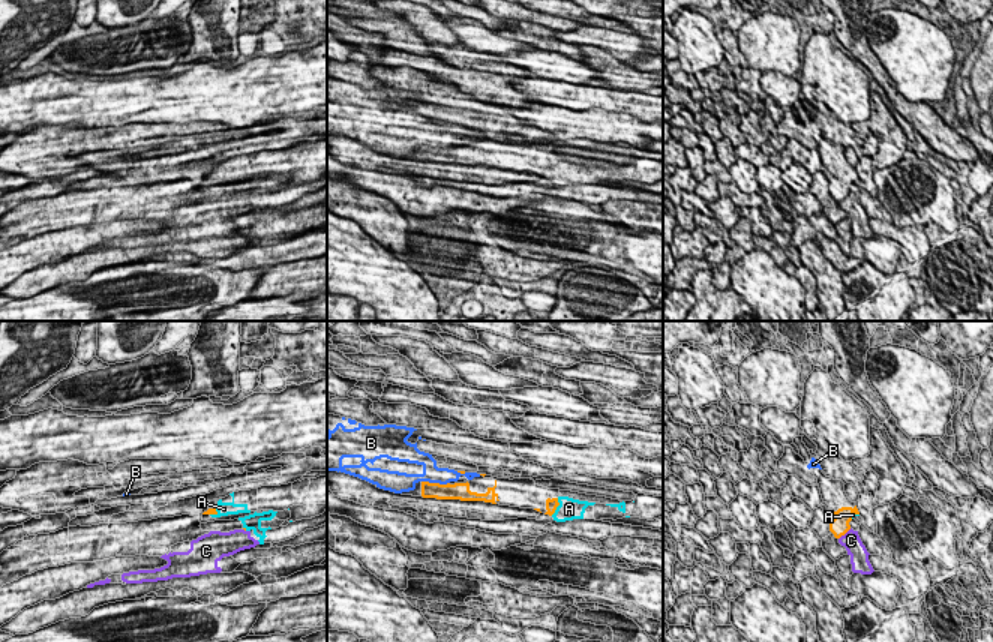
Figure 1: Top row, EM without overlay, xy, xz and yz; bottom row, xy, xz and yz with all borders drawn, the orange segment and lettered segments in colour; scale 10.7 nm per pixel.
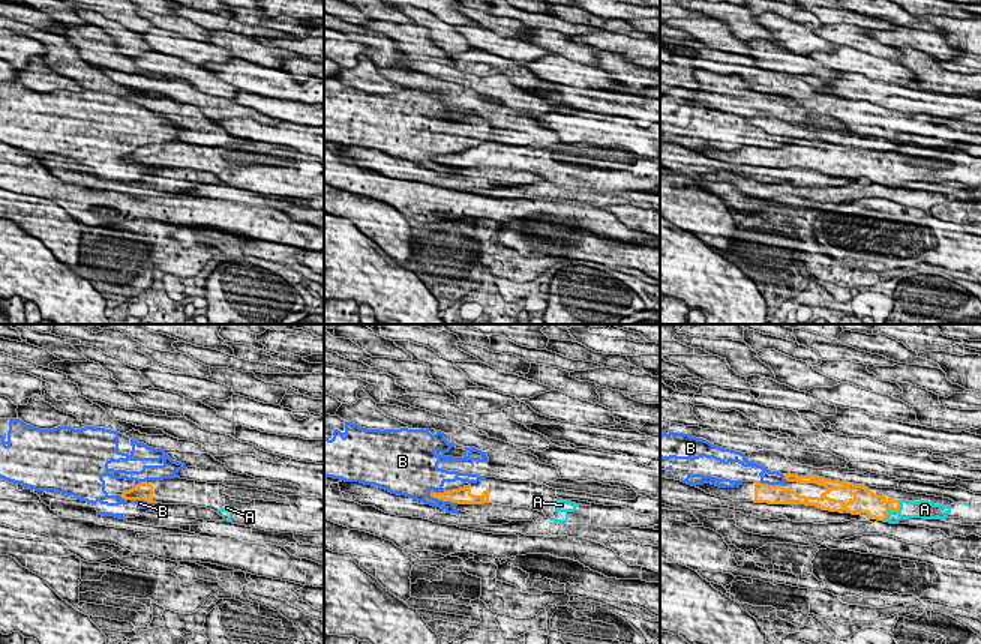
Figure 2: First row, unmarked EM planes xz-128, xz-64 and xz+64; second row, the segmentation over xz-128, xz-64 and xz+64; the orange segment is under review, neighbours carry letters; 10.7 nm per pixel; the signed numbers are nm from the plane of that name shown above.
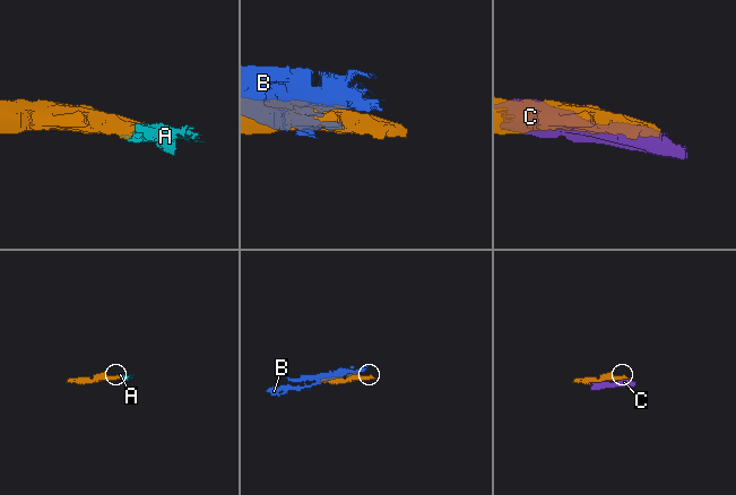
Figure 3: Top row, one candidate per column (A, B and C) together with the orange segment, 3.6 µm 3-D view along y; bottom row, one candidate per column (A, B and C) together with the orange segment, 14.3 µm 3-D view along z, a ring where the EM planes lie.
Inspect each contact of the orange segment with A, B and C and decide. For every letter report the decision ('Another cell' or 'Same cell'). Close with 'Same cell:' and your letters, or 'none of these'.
A: Same cell
B: Another cell
C: Another cell
Same cell: A

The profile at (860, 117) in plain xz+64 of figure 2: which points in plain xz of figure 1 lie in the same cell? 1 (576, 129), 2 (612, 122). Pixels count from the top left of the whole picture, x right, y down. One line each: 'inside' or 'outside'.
1: outside
2: inside

